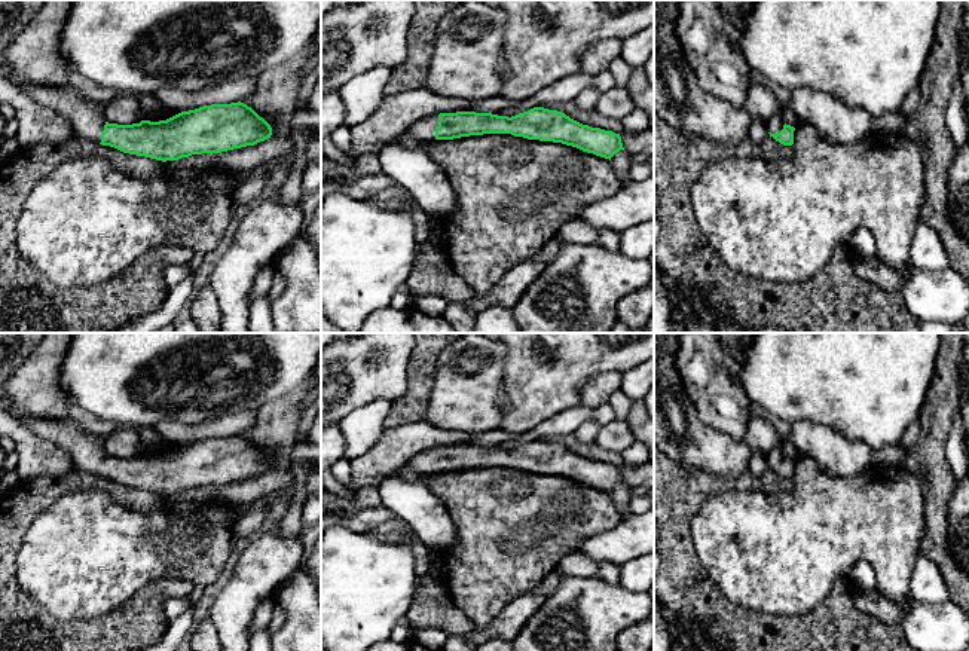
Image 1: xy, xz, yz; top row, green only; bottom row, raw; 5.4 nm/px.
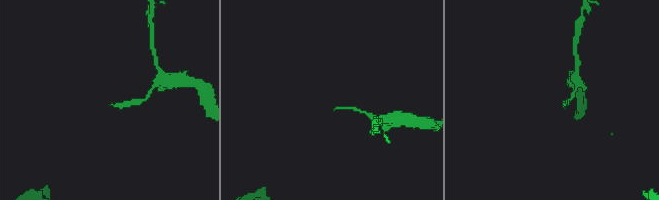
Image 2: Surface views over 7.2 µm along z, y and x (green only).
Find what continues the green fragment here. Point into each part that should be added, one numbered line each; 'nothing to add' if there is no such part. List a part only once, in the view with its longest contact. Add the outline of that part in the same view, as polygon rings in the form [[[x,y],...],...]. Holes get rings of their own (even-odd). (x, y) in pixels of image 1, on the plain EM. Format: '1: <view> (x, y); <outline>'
1: xz (424, 462); [[[438,447],[416,453],[407,461],[407,465],[421,476],[430,477],[435,474],[435,462],[438,459]]]

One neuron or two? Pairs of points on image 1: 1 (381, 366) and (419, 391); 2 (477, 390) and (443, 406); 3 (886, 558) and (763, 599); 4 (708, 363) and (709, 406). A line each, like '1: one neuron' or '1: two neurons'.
1: two neurons
2: one neuron
3: one neuron
4: one neuron

